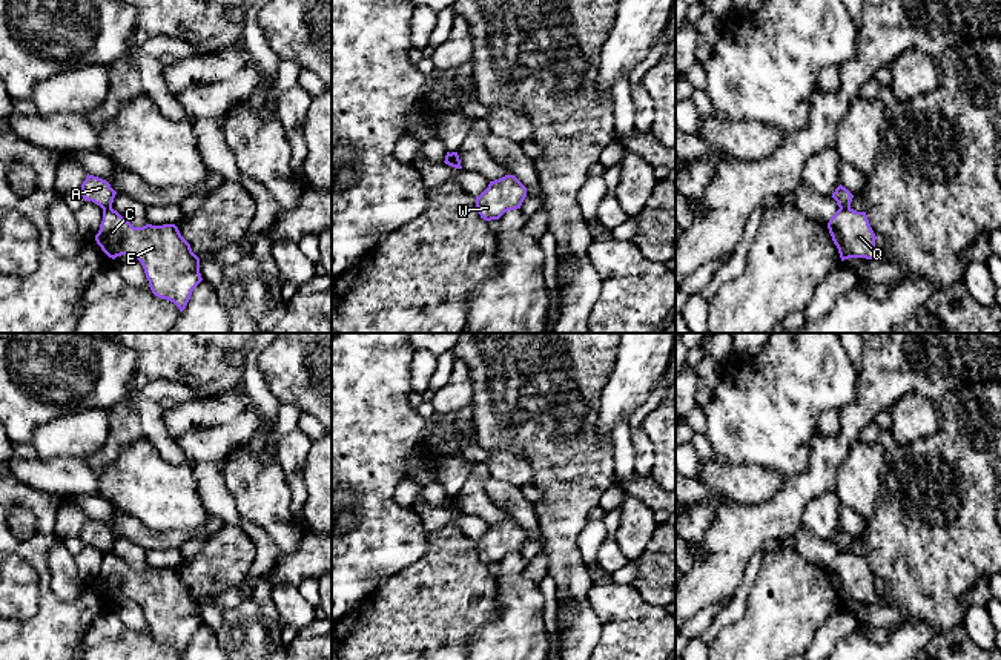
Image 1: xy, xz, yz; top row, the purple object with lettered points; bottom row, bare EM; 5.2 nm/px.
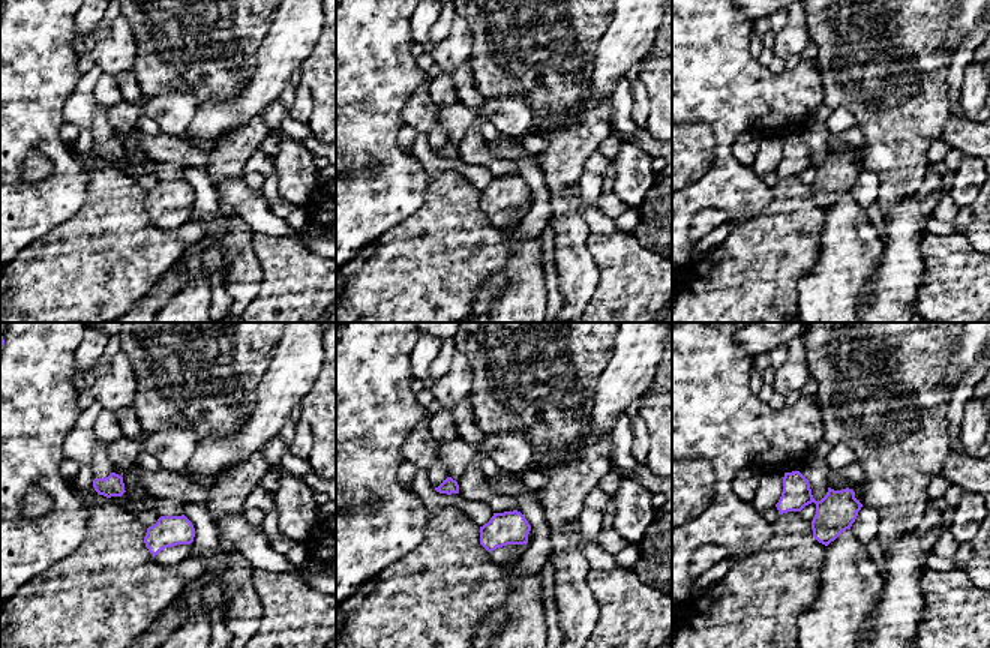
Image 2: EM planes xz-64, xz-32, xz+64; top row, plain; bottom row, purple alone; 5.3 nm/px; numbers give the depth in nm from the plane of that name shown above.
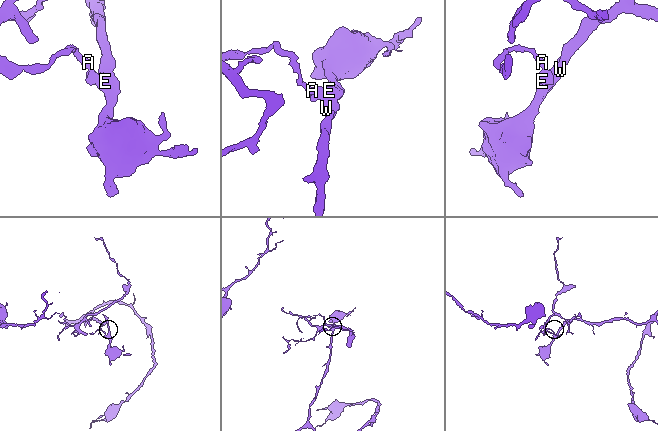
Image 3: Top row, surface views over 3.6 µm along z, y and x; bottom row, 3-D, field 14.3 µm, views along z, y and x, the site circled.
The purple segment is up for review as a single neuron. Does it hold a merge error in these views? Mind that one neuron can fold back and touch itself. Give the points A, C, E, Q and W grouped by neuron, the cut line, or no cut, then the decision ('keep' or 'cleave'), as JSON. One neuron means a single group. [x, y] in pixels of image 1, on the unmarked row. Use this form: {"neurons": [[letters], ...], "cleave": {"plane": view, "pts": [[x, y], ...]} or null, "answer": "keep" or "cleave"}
{"neurons": [["A"], ["C", "E", "Q", "W"]], "cleave": {"plane": "yz", "pts": [[849, 550], [840, 553]]}, "answer": "cleave"}

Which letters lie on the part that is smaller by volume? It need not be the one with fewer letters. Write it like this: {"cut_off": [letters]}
{"cut_off": ["A"]}

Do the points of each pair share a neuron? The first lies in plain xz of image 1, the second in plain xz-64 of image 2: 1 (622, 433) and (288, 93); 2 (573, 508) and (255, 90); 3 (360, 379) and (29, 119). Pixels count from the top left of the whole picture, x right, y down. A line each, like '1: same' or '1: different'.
1: same
2: different
3: same

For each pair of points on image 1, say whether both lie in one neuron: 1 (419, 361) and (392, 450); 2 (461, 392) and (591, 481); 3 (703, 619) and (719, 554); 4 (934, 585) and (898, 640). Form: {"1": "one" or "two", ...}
{"1": "two", "2": "two", "3": "two", "4": "two"}

